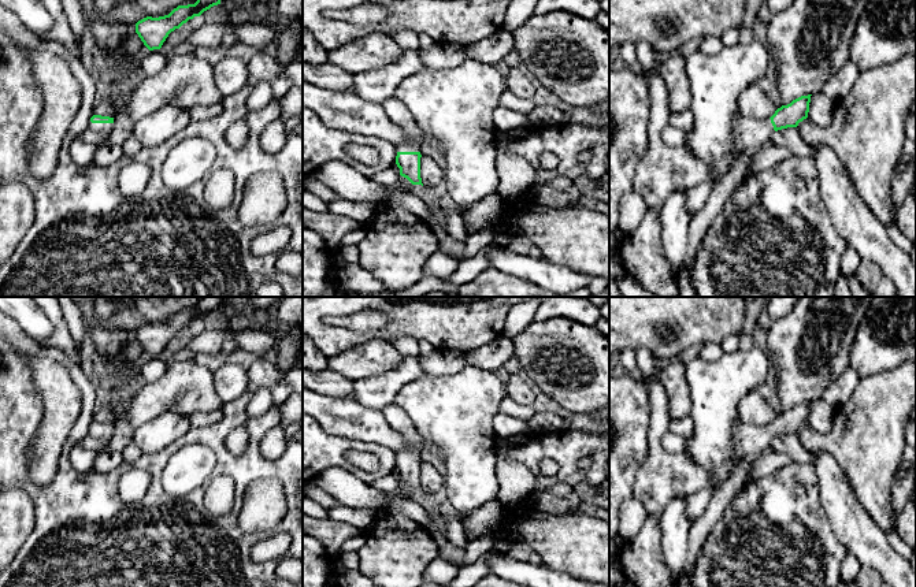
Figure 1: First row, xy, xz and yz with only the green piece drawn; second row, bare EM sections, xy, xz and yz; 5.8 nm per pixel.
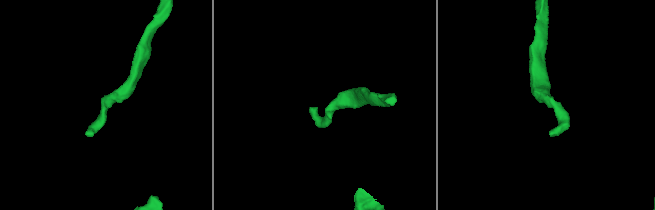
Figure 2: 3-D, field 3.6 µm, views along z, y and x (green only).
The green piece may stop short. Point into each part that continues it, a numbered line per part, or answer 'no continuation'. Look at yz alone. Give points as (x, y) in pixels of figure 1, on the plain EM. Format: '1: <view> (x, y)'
1: yz (748, 439)

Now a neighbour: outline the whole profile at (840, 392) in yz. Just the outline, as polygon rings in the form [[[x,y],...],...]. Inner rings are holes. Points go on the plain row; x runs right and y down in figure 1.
[[[850,367],[824,391],[823,398],[837,409],[842,406],[856,390],[860,378]]]

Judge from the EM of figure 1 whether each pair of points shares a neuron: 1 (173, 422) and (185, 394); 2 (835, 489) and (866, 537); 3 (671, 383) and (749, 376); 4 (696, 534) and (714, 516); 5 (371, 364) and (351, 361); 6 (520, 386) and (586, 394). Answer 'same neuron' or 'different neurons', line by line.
1: different neurons
2: same neuron
3: different neurons
4: same neuron
5: same neuron
6: different neurons

